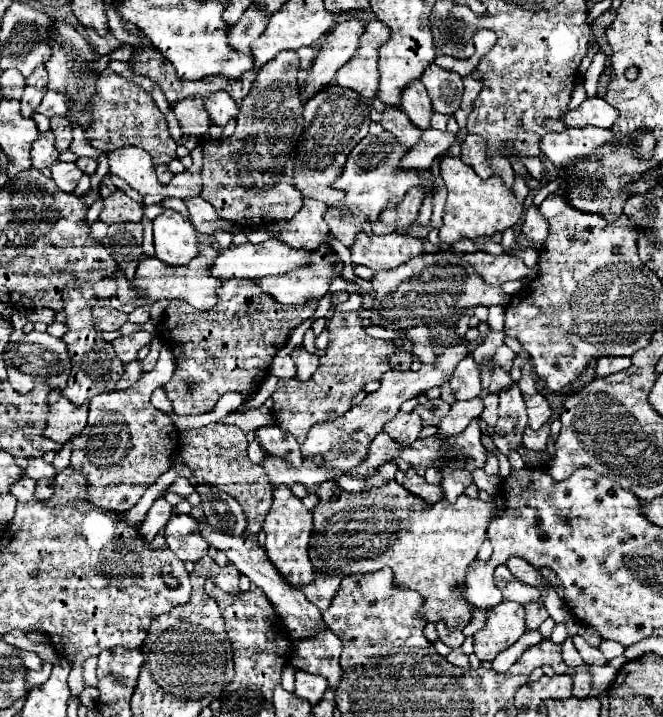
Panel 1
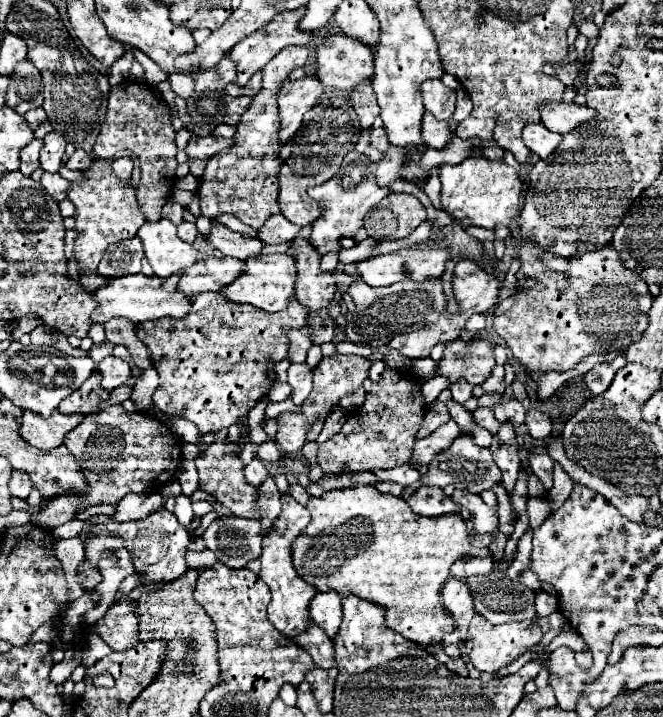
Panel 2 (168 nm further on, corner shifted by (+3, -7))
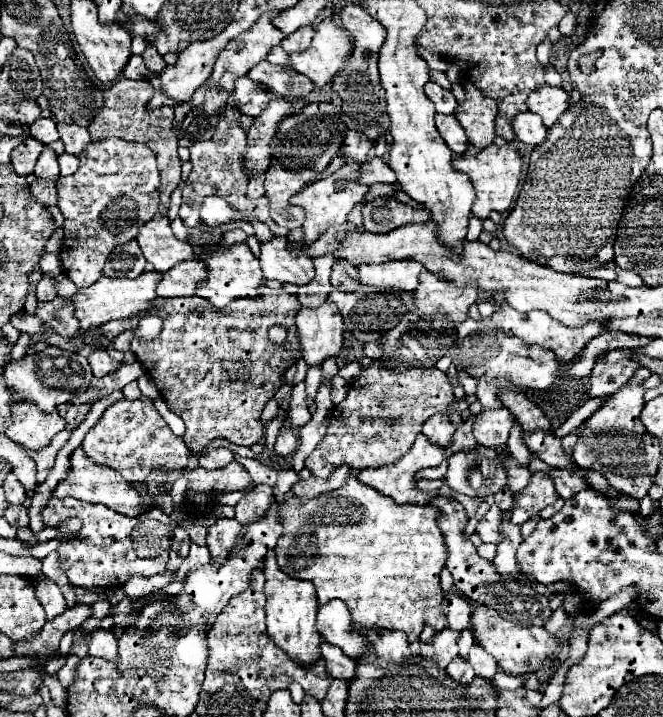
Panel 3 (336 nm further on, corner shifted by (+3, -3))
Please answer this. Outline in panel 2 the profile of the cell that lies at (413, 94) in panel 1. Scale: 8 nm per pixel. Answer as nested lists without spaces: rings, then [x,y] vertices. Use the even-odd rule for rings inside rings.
[[[425,113],[423,139],[431,149],[445,149],[451,141],[451,129],[449,129],[447,121],[439,121],[431,113]]]

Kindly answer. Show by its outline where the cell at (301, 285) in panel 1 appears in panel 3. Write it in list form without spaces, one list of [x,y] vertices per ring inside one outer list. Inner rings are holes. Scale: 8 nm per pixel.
[[[239,243],[231,249],[217,249],[213,255],[211,253],[201,253],[199,255],[209,269],[209,277],[207,281],[199,287],[199,291],[195,295],[209,299],[215,307],[225,307],[231,301],[237,299],[261,299],[259,289],[265,287],[265,275],[259,267],[259,259],[253,255],[253,251],[245,245]]]

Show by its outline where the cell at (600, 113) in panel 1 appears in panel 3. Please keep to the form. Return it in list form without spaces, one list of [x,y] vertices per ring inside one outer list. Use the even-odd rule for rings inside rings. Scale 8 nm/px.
[[[543,85],[543,87],[535,89],[527,99],[529,111],[541,115],[545,127],[551,127],[553,123],[557,123],[559,115],[563,115],[567,111],[567,107],[571,107],[571,105],[573,105],[571,97],[563,89],[557,89],[551,85]]]

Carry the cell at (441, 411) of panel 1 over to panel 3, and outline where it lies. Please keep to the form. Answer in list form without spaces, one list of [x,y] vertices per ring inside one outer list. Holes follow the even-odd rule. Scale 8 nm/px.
[[[435,413],[431,419],[423,423],[423,435],[429,437],[433,443],[447,447],[451,443],[451,435],[455,433],[453,425],[449,423],[447,413]]]

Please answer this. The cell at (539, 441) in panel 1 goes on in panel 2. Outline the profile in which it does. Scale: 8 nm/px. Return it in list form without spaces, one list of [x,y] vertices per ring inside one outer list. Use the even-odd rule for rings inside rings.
[[[529,453],[529,467],[545,485],[545,489],[553,487],[553,461],[547,455],[533,455]]]

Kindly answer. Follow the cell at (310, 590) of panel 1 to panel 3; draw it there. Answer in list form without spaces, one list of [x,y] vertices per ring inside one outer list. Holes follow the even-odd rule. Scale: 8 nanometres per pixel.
[[[339,599],[319,607],[317,629],[327,643],[341,647],[345,655],[351,655],[351,659],[357,659],[367,651],[365,637],[351,627],[349,609]]]

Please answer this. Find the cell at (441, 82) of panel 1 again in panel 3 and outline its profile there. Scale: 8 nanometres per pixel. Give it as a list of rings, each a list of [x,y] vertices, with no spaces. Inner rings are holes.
[[[429,81],[429,83],[425,85],[425,93],[427,93],[427,97],[435,103],[437,113],[451,115],[451,113],[455,111],[457,101],[455,101],[455,97],[453,97],[453,93],[451,93],[451,91],[447,91],[447,89],[439,87],[437,83],[431,83],[431,81]]]

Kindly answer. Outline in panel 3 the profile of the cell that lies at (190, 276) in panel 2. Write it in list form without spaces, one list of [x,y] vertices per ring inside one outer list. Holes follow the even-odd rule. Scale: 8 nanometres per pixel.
[[[199,257],[187,259],[183,263],[177,263],[171,271],[167,271],[157,285],[159,297],[187,297],[195,295],[197,287],[207,279],[207,263]]]

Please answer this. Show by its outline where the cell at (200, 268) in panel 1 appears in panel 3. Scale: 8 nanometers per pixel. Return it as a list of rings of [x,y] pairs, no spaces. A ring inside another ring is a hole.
[[[149,271],[149,273],[141,273],[135,279],[111,279],[111,277],[101,277],[99,281],[95,281],[91,287],[79,289],[79,293],[75,293],[71,297],[71,301],[75,303],[75,317],[81,323],[81,329],[89,329],[95,325],[103,325],[111,319],[125,319],[131,315],[137,315],[141,311],[149,311],[153,307],[153,301],[157,297],[155,287],[161,281],[161,273],[157,271]]]

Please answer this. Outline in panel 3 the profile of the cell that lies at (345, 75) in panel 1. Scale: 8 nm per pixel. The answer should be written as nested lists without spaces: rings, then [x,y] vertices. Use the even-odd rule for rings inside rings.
[[[325,19],[317,25],[317,31],[315,31],[315,37],[311,41],[311,47],[303,53],[297,53],[297,55],[291,55],[291,67],[303,75],[307,75],[313,85],[317,87],[323,87],[327,85],[341,69],[343,69],[343,63],[349,61],[351,57],[351,51],[353,51],[353,41],[351,37],[347,35],[345,29],[337,27],[331,19]]]

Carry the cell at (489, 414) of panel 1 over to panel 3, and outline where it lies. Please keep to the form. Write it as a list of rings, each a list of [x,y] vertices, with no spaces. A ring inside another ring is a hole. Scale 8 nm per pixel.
[[[505,407],[481,411],[473,423],[473,437],[479,445],[487,445],[495,451],[499,451],[499,447],[507,449],[507,435],[513,421],[515,417]]]

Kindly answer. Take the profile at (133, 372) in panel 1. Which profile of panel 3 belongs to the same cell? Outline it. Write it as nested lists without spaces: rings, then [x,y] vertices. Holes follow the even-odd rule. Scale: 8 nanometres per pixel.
[[[97,347],[87,357],[87,361],[89,361],[95,377],[105,377],[105,375],[109,375],[109,373],[113,373],[113,371],[117,371],[121,367],[121,363],[115,361],[113,357],[109,357],[109,353],[105,349],[101,349],[101,347]]]

